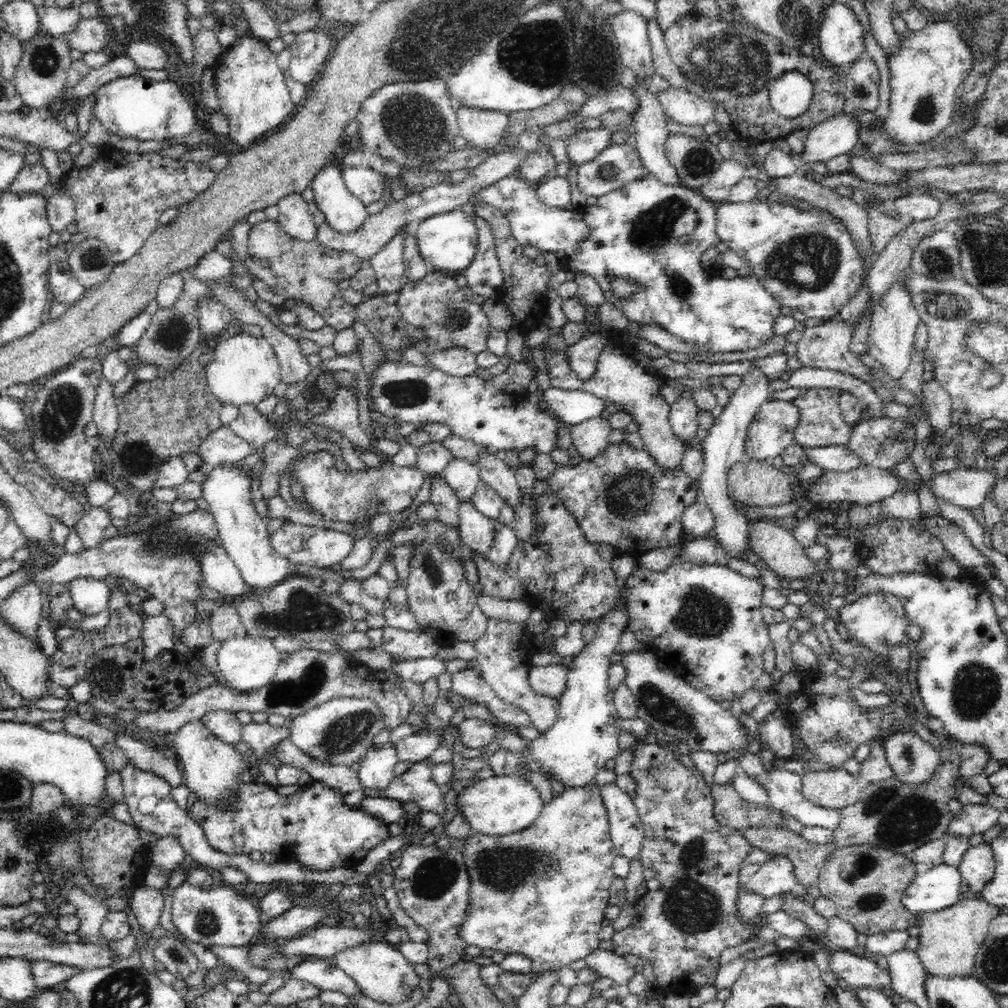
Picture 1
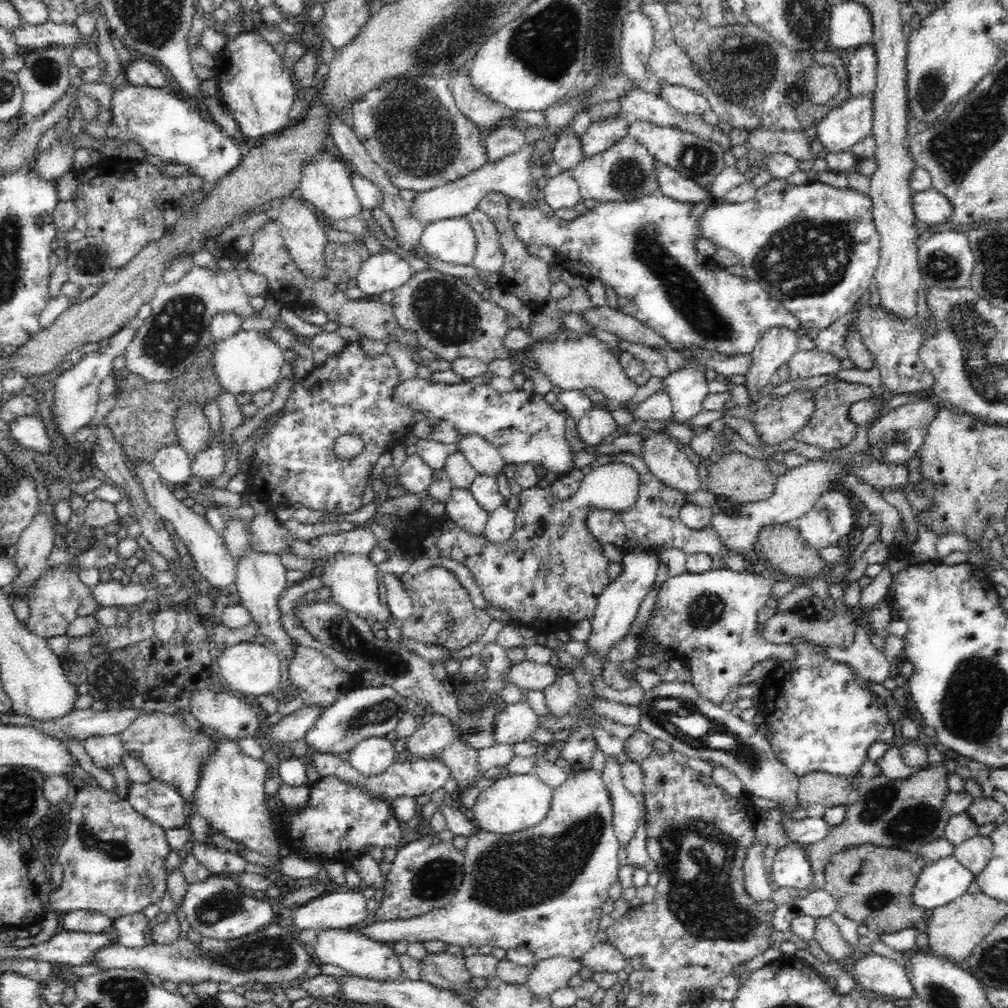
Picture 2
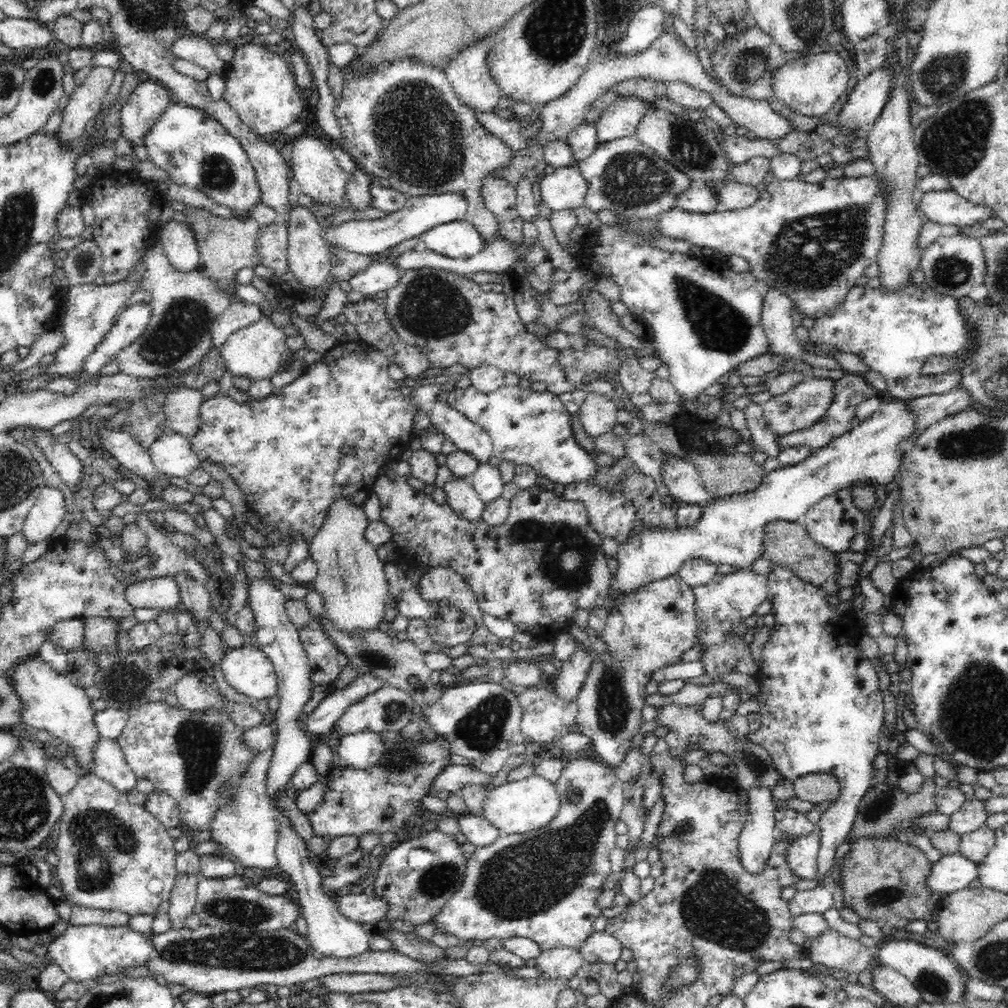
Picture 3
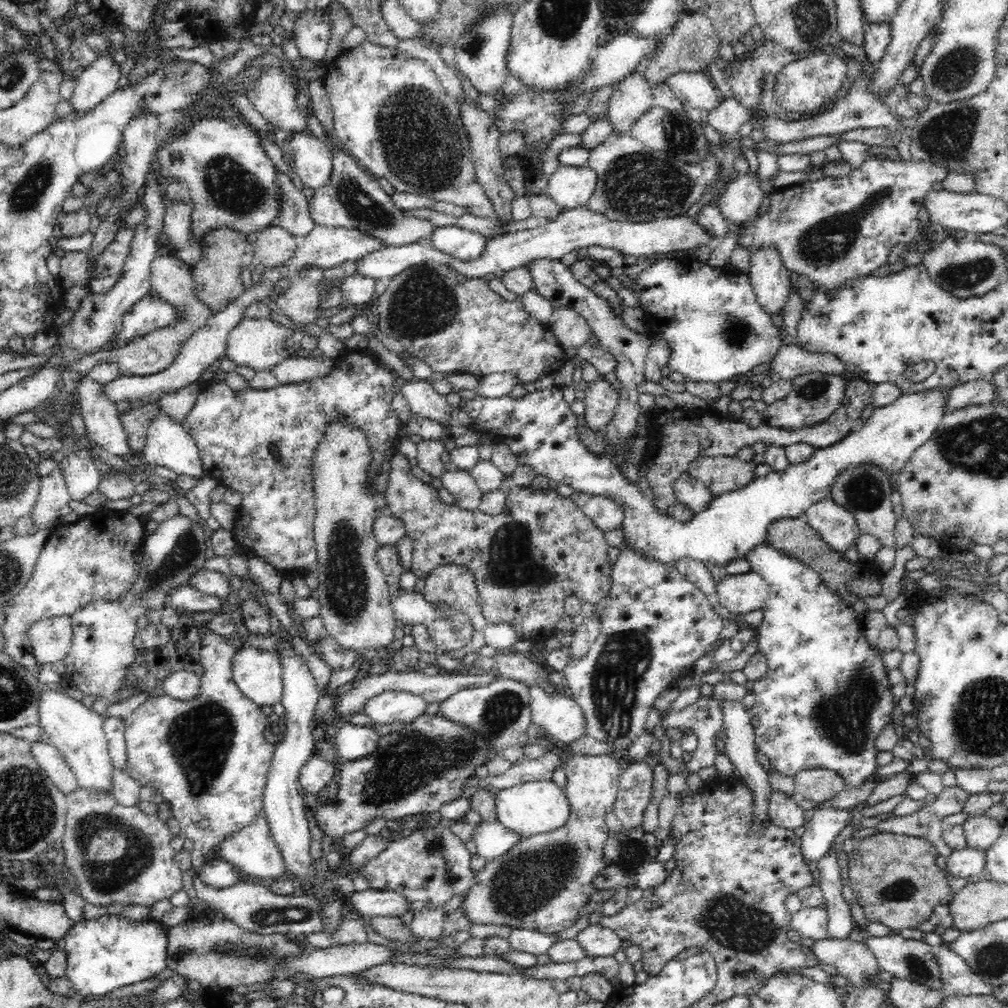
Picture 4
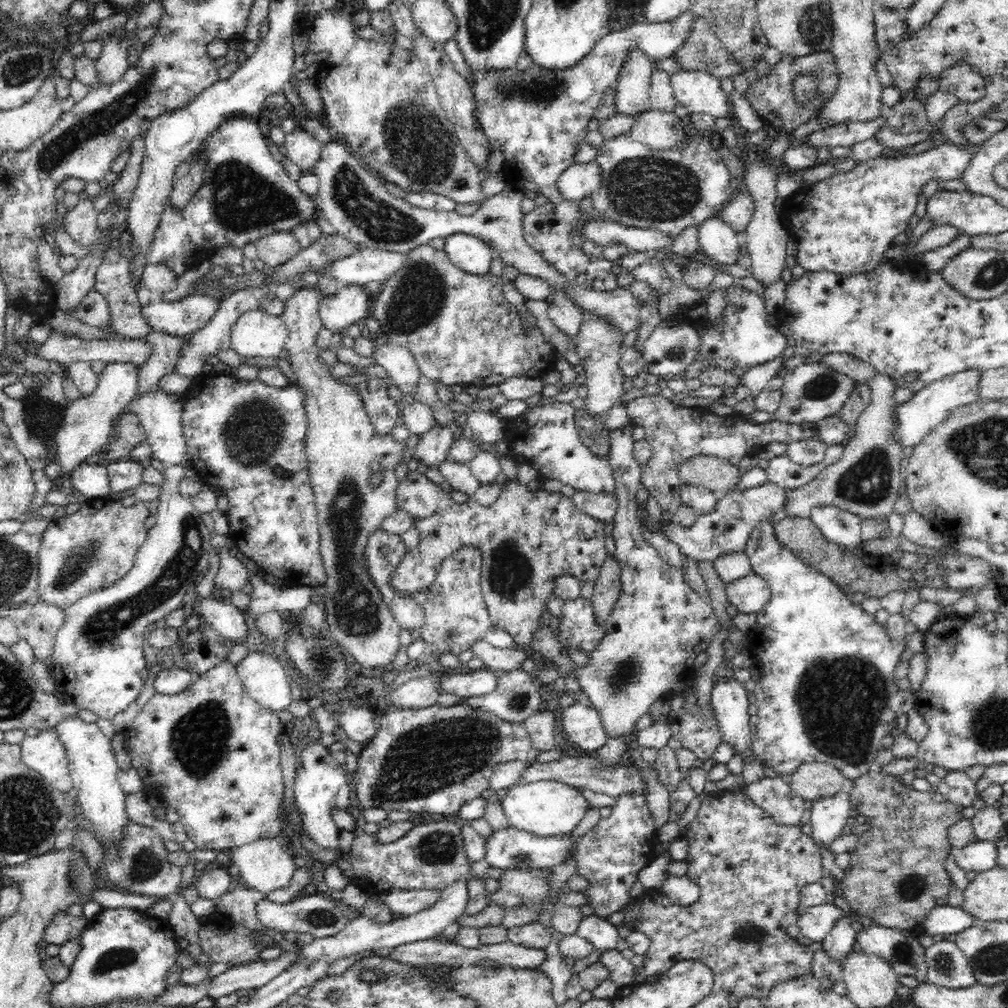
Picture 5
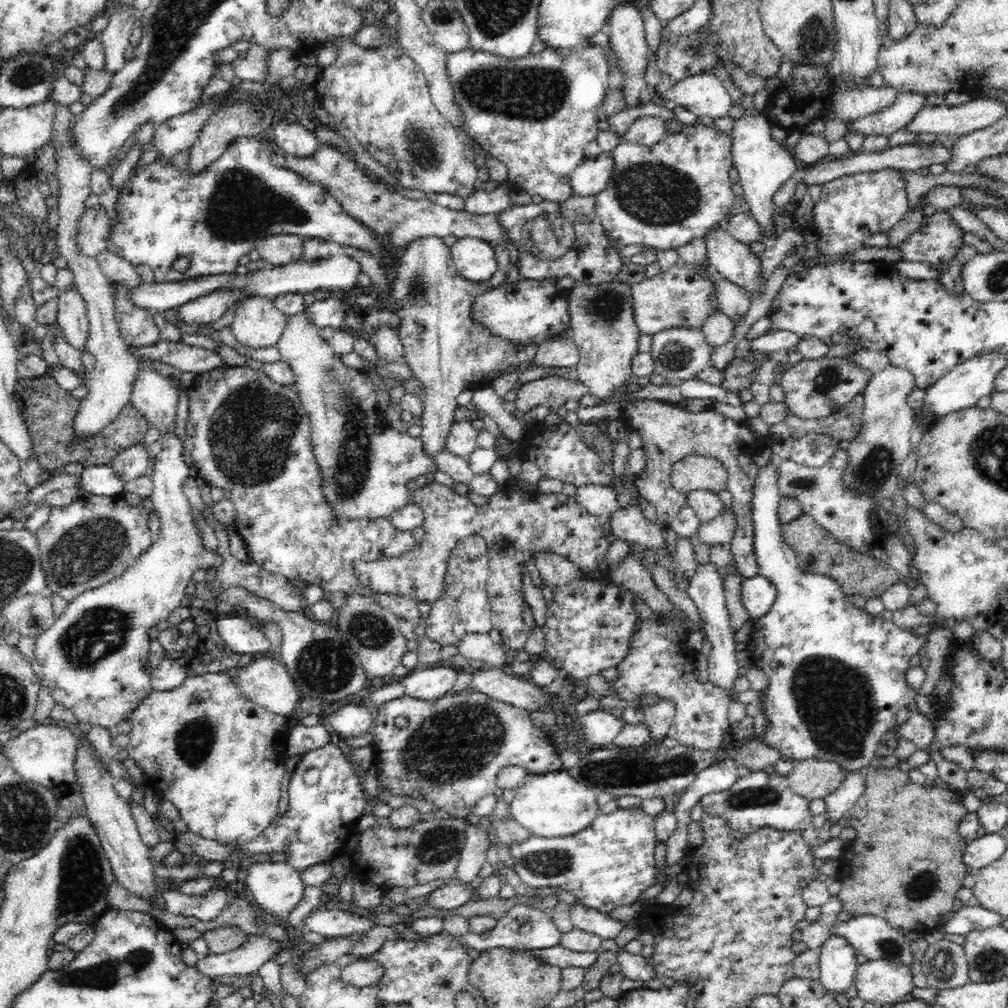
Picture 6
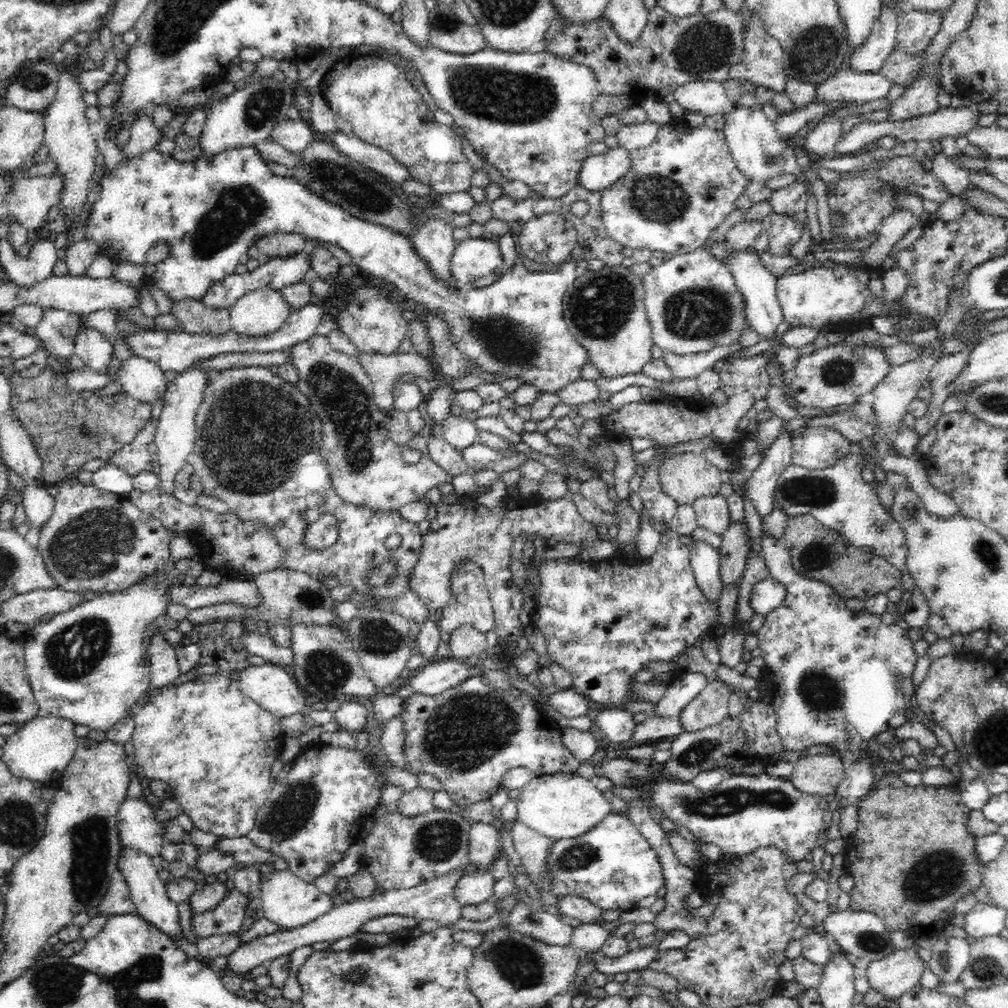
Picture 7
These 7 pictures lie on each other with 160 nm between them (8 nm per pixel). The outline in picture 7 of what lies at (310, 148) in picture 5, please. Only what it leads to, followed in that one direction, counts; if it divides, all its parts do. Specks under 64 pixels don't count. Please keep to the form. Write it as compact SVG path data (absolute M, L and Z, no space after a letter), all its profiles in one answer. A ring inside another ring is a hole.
M306 116L299 119L284 119L271 130L270 138L290 152L301 154L308 144L315 140L316 132L308 123Z

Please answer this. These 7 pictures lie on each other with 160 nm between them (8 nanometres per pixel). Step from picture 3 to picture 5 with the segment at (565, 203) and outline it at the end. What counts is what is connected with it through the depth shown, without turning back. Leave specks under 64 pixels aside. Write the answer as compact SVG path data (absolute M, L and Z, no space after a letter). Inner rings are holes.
M594 160L588 162L588 164L574 164L558 178L557 185L560 187L563 200L573 200L574 202L581 202L583 199L589 201L593 192L596 192L600 188L602 182L602 169Z

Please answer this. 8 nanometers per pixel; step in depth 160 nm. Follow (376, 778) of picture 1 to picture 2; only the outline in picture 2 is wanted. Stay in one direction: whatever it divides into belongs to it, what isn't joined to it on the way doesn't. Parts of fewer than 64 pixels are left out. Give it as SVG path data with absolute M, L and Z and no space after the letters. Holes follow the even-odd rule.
M386 737L364 738L347 753L351 768L366 778L382 774L396 761L394 742Z

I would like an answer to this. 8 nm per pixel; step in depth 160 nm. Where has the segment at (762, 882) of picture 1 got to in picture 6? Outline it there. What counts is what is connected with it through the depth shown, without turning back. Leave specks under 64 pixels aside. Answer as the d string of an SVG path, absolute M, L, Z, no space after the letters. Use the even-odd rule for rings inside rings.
M858 770L858 772L848 772L844 780L838 785L834 792L825 796L824 804L826 811L824 813L825 820L837 823L840 818L848 816L851 807L863 794L865 787L865 772Z

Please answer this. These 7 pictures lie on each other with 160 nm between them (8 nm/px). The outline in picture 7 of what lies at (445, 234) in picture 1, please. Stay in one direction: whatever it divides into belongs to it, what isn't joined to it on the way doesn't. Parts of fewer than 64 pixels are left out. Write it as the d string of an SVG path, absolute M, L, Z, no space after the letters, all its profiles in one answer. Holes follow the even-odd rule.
M489 236L459 241L451 258L451 276L465 291L486 288L507 270L497 239Z

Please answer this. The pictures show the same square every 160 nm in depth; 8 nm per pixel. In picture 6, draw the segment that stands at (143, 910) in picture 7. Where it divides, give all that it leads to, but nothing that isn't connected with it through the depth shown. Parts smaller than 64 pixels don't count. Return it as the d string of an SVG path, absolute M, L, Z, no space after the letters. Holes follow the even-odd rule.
M77 732L77 735L83 735L83 737L77 739L74 765L76 781L86 783L84 793L82 793L86 815L100 833L102 847L109 859L114 877L123 889L134 897L138 897L140 901L152 901L160 889L157 886L157 874L154 872L153 860L150 859L151 848L145 846L140 839L140 832L130 813L130 803L120 797L118 791L114 789L116 782L114 776L111 773L109 776L99 774L93 758L86 750L86 746L93 746L92 742L85 734Z

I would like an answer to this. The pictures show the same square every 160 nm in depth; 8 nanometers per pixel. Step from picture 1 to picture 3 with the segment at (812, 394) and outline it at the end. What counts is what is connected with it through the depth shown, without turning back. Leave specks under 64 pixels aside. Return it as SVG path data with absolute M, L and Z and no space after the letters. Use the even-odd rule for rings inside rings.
M846 373L837 382L836 393L834 394L834 402L830 406L824 417L804 430L800 430L785 436L778 437L780 447L788 449L791 447L806 446L810 450L822 449L829 446L836 438L843 436L859 426L860 421L856 416L858 404L871 397L879 397L880 393L874 385L869 384L861 375Z

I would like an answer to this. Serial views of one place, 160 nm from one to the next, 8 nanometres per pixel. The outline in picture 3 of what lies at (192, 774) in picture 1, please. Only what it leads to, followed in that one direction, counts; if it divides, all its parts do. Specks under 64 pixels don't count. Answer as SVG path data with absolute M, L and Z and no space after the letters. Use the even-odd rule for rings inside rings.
M273 747L260 752L260 756L250 766L248 774L244 774L242 786L238 786L236 796L232 798L232 806L222 808L212 820L209 837L228 851L228 856L235 856L248 869L256 868L259 873L278 866L275 854L278 843L278 814L266 796L268 768L272 760Z

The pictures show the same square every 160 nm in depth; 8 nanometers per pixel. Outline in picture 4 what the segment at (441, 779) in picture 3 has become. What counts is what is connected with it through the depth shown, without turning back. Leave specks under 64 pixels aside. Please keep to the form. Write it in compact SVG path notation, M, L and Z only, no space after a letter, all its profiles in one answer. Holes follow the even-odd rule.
M546 750L540 758L521 760L498 776L477 777L474 775L468 780L466 786L468 785L468 788L480 786L482 789L486 786L493 786L495 791L501 791L525 782L552 781L558 768L564 768L564 759L560 766L560 758L554 754L554 751Z

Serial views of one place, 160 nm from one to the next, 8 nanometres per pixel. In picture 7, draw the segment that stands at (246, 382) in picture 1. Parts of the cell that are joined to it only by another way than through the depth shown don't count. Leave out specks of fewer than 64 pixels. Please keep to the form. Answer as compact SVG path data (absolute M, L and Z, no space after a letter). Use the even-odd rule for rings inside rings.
M272 287L247 291L229 311L232 331L242 336L264 336L276 332L292 312L280 289Z

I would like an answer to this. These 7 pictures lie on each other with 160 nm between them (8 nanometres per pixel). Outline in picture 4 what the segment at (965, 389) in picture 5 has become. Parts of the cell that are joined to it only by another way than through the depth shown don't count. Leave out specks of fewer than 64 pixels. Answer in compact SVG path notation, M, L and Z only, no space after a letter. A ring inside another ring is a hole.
M558 386L530 392L520 399L512 396L500 398L485 398L476 396L470 400L462 399L459 408L467 412L472 419L472 429L483 433L491 444L506 444L516 455L519 464L531 466L538 474L539 483L554 481L557 484L568 484L574 491L585 492L591 495L602 495L612 498L619 506L623 507L623 534L630 545L636 546L649 558L656 558L658 562L669 563L680 558L694 559L703 562L709 569L714 566L726 566L728 562L739 558L746 558L753 548L765 542L767 530L770 524L782 518L802 518L810 506L816 502L827 500L828 494L836 476L846 470L860 464L873 464L881 466L887 474L896 476L910 456L926 443L932 434L936 432L938 423L941 422L947 410L947 399L953 388L940 386L935 390L920 391L919 394L906 394L894 400L892 404L884 408L875 408L874 413L864 421L862 428L846 436L838 444L816 449L816 452L806 459L806 462L791 464L788 469L781 473L770 471L766 476L755 477L750 484L740 490L733 490L715 496L708 504L706 510L696 513L689 522L679 522L672 515L661 514L654 507L652 500L643 495L639 485L631 483L626 475L618 469L615 459L605 454L592 453L579 441L577 416L572 413L570 404L564 400L563 392Z

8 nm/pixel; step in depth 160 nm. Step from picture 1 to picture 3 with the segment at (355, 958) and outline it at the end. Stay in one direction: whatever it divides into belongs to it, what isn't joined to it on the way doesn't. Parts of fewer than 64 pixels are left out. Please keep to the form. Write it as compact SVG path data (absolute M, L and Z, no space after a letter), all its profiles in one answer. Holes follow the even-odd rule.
M283 815L278 816L278 843L275 854L279 869L284 871L287 881L294 882L296 884L296 889L298 889L299 903L300 906L302 906L302 909L304 909L303 918L308 922L306 939L311 948L314 951L320 952L324 957L332 956L334 958L352 958L352 956L360 956L360 954L370 952L371 950L370 945L368 945L368 940L370 940L371 933L366 926L360 923L350 922L350 920L340 914L338 907L336 907L335 895L324 893L324 891L322 891L322 878L320 877L318 868L316 868L315 862L312 862L309 858L306 842L304 839L296 835L294 827L290 824L290 819Z

